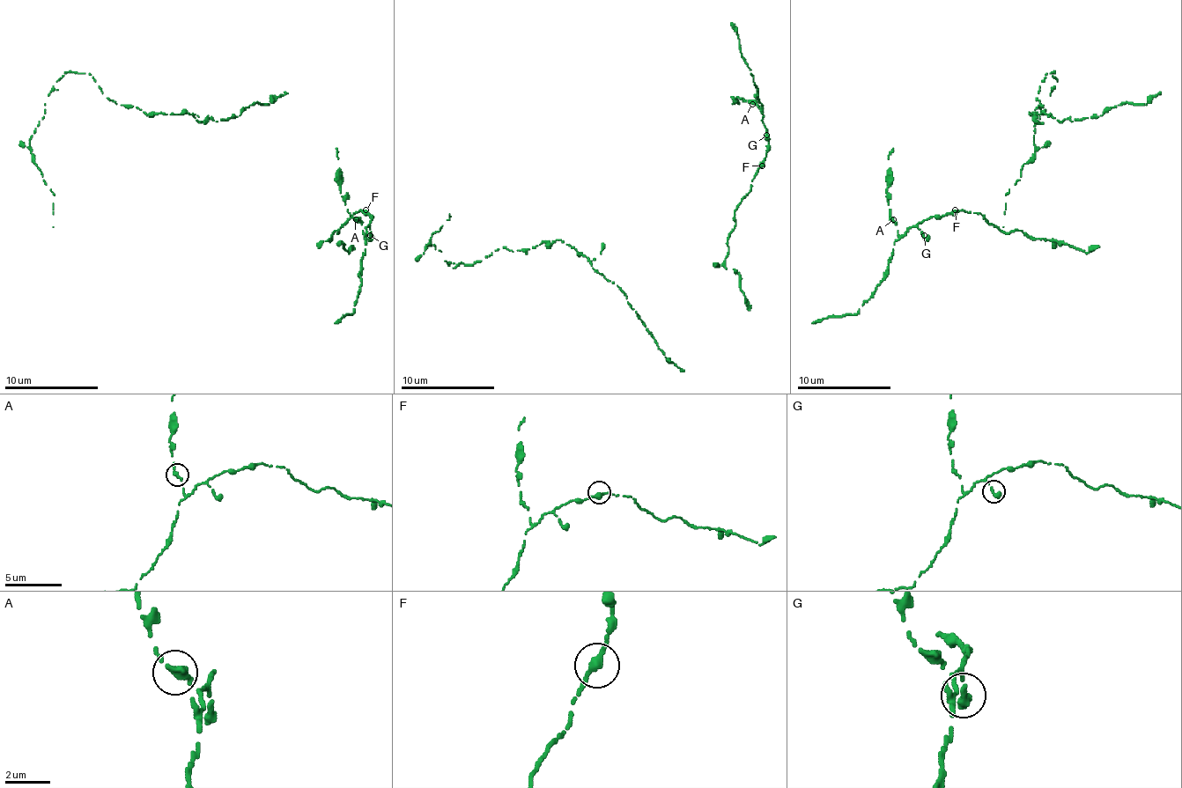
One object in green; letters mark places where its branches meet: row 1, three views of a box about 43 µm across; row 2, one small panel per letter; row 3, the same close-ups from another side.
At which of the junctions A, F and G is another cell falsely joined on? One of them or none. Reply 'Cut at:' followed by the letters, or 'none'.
Cut at: none

